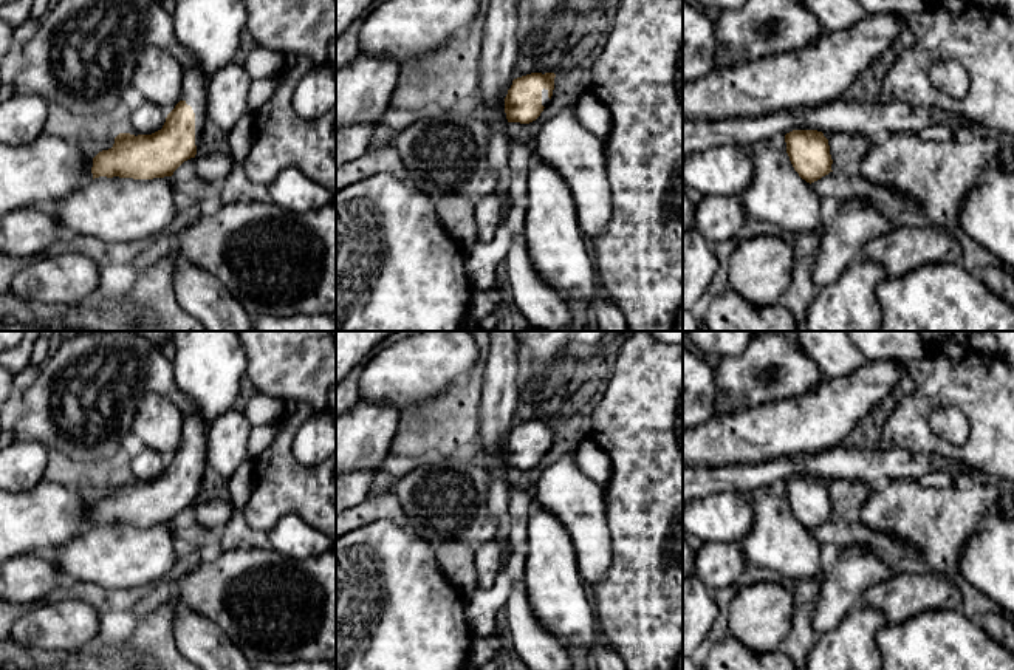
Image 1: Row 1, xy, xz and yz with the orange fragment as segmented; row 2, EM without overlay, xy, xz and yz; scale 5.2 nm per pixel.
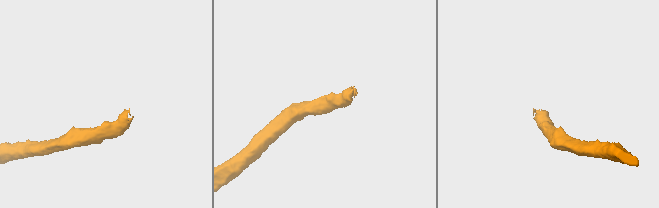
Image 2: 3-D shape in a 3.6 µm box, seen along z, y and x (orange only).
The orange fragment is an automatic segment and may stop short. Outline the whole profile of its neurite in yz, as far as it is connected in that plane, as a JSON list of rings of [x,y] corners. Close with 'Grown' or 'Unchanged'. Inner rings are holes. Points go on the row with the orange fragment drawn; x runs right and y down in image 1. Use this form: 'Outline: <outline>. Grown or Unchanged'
Outline: [[[793,130],[785,135],[786,153],[794,170],[807,183],[814,183],[831,170],[828,139],[817,130]]]. Unchanged

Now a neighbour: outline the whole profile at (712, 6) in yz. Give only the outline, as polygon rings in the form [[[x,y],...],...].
[[[694,0],[698,8],[712,14],[728,11],[728,9],[738,9],[743,6],[746,0]]]

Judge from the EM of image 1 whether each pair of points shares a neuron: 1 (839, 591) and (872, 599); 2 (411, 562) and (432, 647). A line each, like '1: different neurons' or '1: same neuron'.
1: different neurons
2: same neuron

